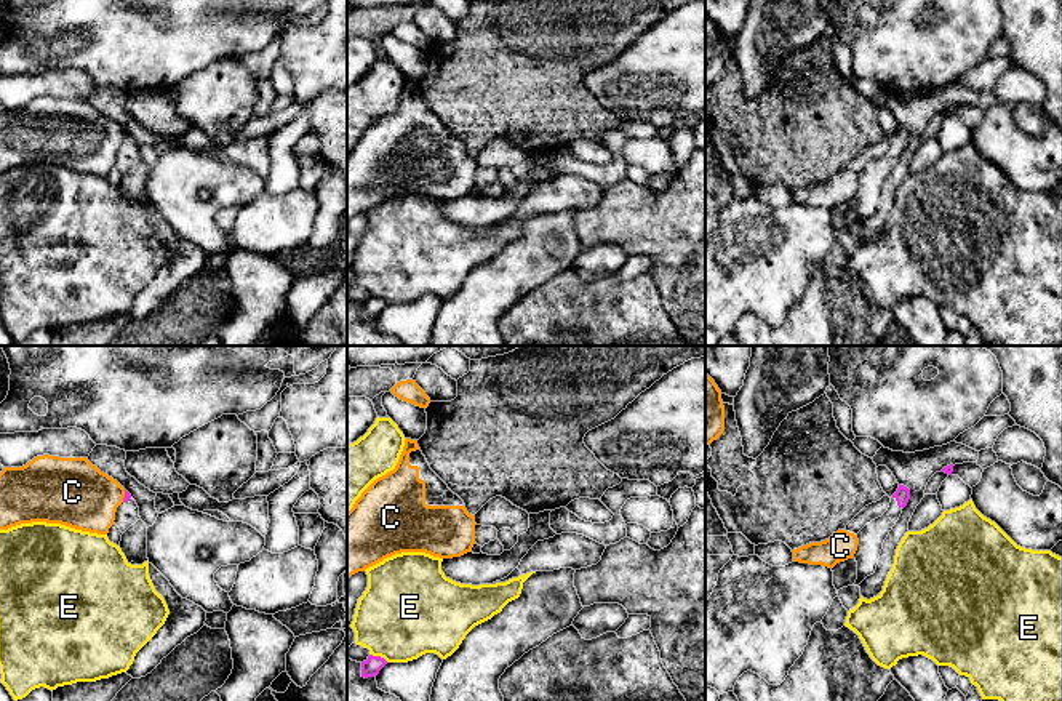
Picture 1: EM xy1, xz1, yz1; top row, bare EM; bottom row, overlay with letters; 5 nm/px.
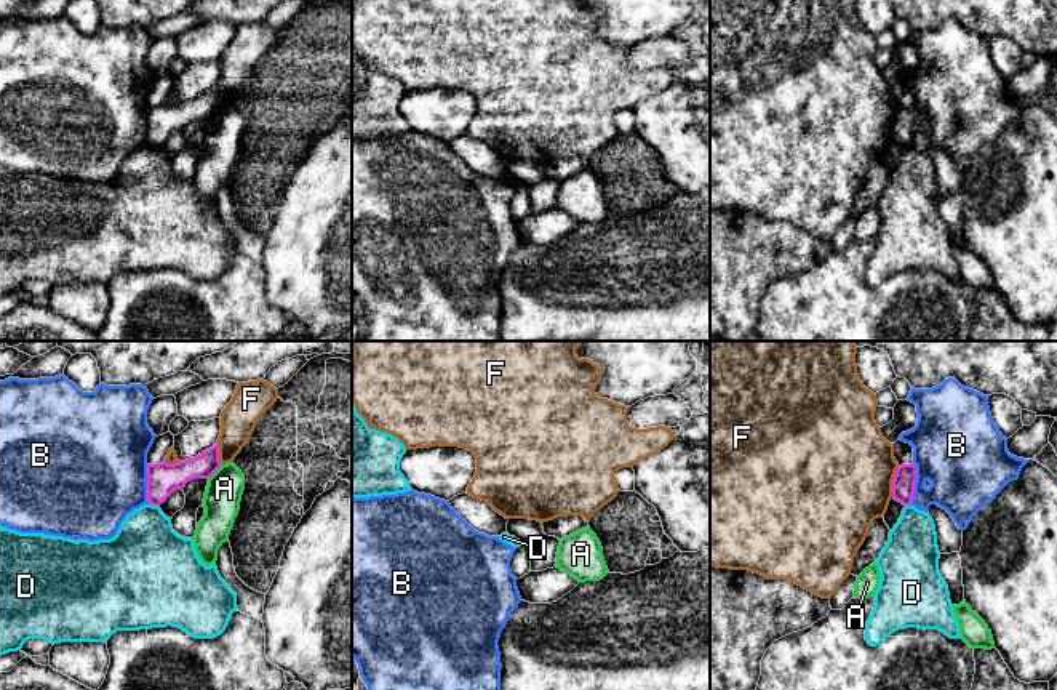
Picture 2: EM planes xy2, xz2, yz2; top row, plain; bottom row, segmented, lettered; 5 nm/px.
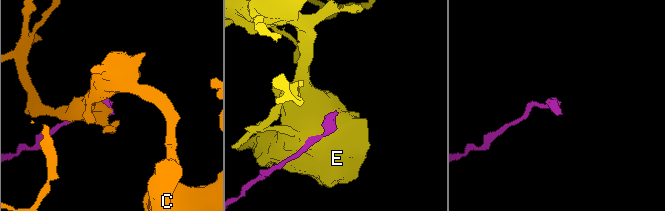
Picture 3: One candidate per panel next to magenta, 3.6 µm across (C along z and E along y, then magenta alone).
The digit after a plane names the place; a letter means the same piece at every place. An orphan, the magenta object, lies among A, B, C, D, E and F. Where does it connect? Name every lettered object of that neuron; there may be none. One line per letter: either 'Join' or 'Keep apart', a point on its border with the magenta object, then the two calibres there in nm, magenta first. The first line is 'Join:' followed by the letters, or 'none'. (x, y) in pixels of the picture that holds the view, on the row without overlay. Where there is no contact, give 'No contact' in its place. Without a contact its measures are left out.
Join: none
A: Keep apart. Touches magenta at xy2 (215, 112). Thickness 140 nm (magenta) against 180 nm
B: Keep apart. Touches magenta at yz2 (913, 125). Thickness 110 nm (magenta) against 380 nm
C: Keep apart. Touches magenta at xy1 (125, 138). Thickness 30 nm (magenta) against 340 nm
D: Keep apart. Touches magenta at xy2 (154, 146). Thickness 160 nm (magenta) against 360 nm
E: Keep apart. Touches magenta at xz1 (379, 298). Thickness 90 nm (magenta) against 460 nm
F: Keep apart. Touches magenta at yz2 (893, 124). Thickness 110 nm (magenta) against 500 nm

